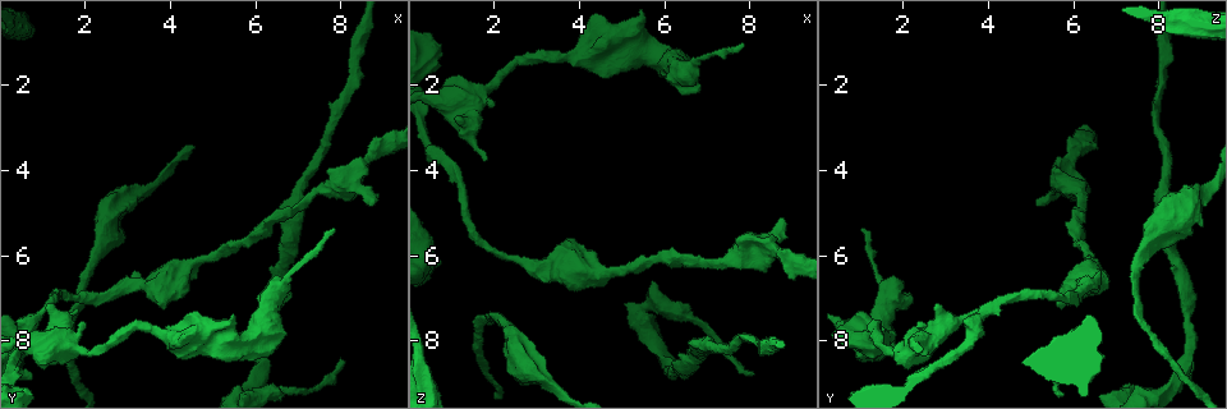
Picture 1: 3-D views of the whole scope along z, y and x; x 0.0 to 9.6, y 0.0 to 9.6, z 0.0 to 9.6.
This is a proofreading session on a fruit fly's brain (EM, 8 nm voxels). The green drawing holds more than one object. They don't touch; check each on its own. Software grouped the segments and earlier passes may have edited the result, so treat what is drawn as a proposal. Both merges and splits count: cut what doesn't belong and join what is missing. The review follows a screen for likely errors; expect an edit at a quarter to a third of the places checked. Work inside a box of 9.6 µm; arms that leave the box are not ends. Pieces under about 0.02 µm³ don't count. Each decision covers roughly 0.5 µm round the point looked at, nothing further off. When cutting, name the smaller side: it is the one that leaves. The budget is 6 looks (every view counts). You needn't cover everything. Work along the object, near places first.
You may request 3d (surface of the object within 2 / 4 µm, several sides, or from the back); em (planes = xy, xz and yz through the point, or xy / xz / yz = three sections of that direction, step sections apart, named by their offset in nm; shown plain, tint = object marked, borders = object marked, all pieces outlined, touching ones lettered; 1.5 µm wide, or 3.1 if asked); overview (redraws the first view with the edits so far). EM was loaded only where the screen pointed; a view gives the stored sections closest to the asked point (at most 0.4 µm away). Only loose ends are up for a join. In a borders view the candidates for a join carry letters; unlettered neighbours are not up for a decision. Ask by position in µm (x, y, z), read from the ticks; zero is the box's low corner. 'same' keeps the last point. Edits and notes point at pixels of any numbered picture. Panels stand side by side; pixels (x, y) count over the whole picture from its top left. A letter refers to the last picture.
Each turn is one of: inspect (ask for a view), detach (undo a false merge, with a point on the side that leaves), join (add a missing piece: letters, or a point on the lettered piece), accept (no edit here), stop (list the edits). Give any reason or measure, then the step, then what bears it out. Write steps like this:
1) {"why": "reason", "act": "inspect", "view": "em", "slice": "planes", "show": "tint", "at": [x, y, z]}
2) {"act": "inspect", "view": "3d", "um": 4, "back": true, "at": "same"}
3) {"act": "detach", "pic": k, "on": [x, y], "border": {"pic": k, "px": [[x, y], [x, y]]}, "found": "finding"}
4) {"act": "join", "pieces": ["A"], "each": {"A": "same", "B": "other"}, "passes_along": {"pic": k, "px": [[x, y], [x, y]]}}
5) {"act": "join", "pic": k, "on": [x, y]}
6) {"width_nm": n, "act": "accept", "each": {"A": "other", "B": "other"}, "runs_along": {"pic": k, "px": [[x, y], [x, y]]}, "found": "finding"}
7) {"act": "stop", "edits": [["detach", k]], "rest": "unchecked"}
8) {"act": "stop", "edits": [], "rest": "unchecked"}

{"why": "branch stops here", "act": "inspect", "view": "em", "slice": "xz", "step": 4, "show": "borders", "at": [7.90, 5.45, 1.05]}

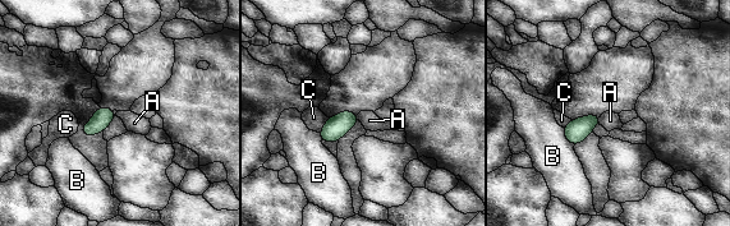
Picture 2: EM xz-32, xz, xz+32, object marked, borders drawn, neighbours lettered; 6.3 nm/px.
{"act": "accept", "each": {"A": "other", "B": "other", "C": "other"}, "border": {"pic": 2, "px": [[601, 116], [598, 123]]}, "found": "none of them fits"}

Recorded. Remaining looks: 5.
{"why": "calibre changes", "act": "inspect", "view": "em", "slice": "planes", "show": "tint", "at": [2.65, 6.90, 6.20]}

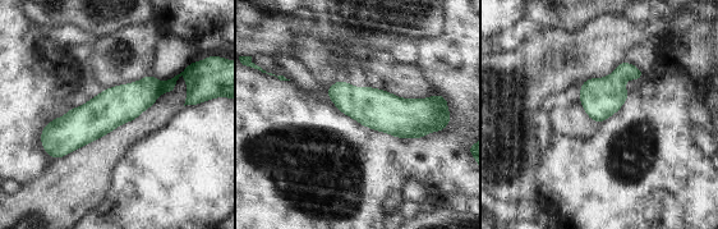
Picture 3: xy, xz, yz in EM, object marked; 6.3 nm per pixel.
{"why": "what lies round it", "act": "inspect", "view": "em", "slice": "planes", "show": "borders", "at": "same"}

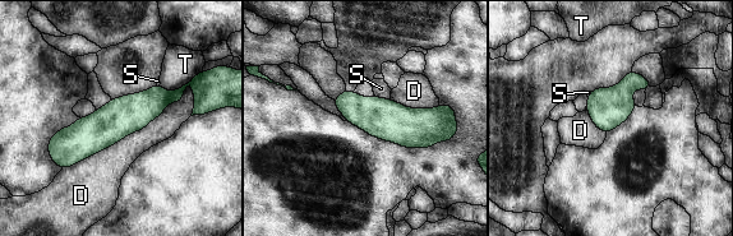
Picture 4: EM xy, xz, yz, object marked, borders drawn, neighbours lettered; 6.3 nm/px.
{"act": "accept", "each": {"D": "other", "S": "other", "T": "other"}, "runs_along": {"pic": 4, "px": [[180, 92], [51, 151]]}, "found": "one neuron here"}

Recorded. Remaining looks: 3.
{"why": "tapers out", "act": "inspect", "view": "em", "slice": "xy", "step": 8, "show": "tint", "at": [8.00, 8.35, 8.80]}

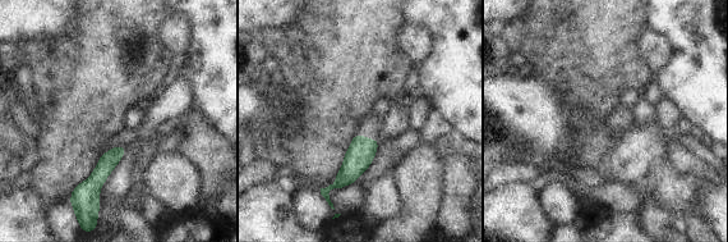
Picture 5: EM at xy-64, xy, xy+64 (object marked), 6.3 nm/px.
{"act": "inspect", "view": "em", "slice": "xy", "step": 8, "show": "borders", "at": "same"}

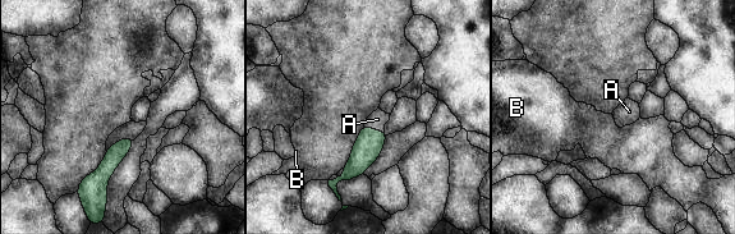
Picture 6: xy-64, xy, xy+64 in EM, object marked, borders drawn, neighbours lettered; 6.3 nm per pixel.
{"act": "join", "pieces": ["A"], "each": {"A": "same", "B": "other"}, "passes_along": {"pic": 6, "px": [[370, 143], [373, 129], [377, 119]]}, "found": "it goes on there"}

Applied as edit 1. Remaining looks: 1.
{"act": "stop", "edits": [["join", 6]], "rest": "unchecked"}

